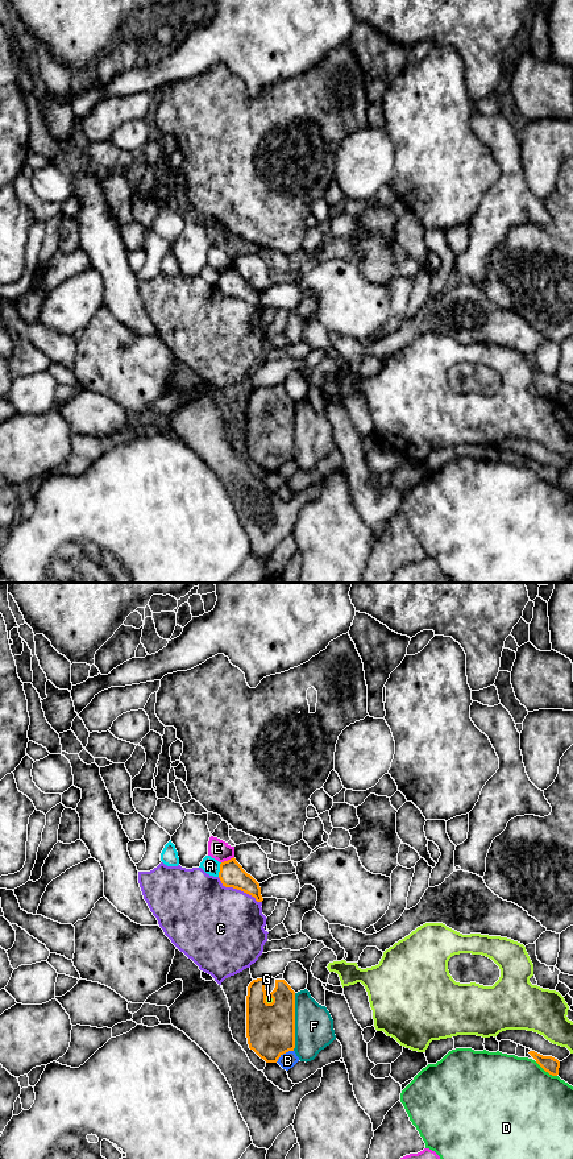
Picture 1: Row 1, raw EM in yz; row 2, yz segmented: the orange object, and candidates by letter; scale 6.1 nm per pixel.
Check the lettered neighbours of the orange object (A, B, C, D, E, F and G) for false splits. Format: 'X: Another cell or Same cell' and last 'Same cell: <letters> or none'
A: Another cell
B: Another cell
C: Another cell
D: Another cell
E: Another cell
F: Another cell
G: Another cell
Same cell: none

